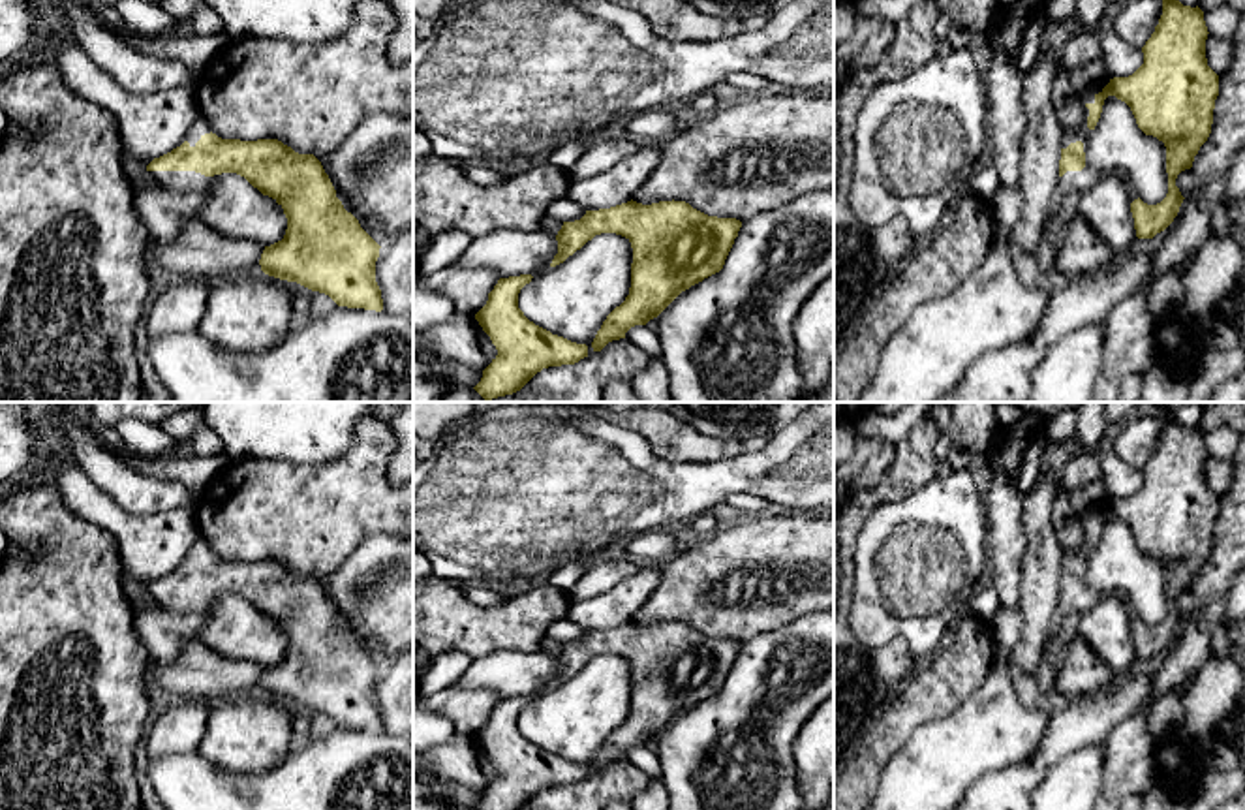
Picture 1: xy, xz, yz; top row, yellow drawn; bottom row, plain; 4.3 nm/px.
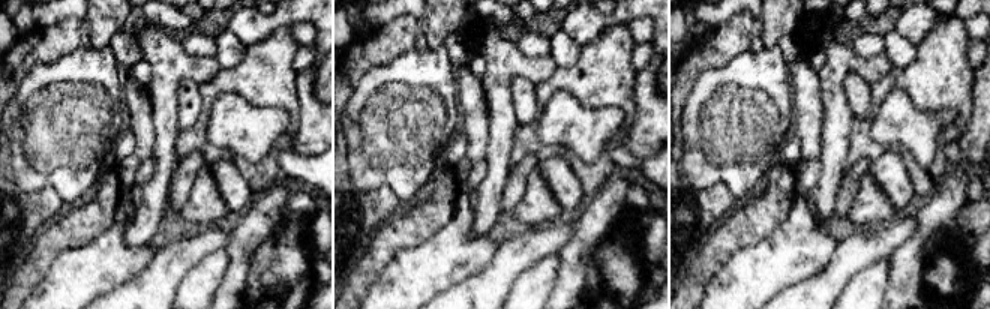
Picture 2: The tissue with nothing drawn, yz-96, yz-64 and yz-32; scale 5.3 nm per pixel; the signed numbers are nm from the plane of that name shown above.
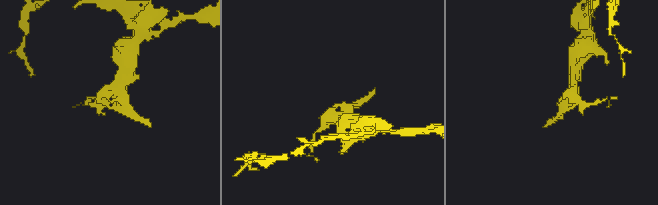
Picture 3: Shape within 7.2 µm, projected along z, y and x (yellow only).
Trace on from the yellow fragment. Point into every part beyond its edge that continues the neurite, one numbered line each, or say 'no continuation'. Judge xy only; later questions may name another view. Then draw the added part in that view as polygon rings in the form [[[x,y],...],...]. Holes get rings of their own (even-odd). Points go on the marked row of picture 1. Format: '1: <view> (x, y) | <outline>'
1: xy (179, 181) | [[[148,171],[148,177],[160,186],[178,194],[203,194],[208,186],[207,177],[195,171]]]

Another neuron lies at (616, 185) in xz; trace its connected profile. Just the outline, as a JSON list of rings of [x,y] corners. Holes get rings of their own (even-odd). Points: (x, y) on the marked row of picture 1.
[[[665,139],[640,147],[633,156],[618,162],[599,177],[571,182],[567,195],[586,210],[610,209],[633,199],[648,180],[663,154]]]

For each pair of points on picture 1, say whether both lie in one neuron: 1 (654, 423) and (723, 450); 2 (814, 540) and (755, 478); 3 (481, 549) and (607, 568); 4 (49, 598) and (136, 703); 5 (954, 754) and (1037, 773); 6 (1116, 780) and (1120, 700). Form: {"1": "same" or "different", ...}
{"1": "same", "2": "different", "3": "different", "4": "same", "5": "different", "6": "different"}

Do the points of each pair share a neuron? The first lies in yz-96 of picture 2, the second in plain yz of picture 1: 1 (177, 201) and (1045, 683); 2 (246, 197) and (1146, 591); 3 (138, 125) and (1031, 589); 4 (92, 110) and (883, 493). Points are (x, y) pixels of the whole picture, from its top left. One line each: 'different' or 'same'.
1: same
2: same
3: different
4: different

